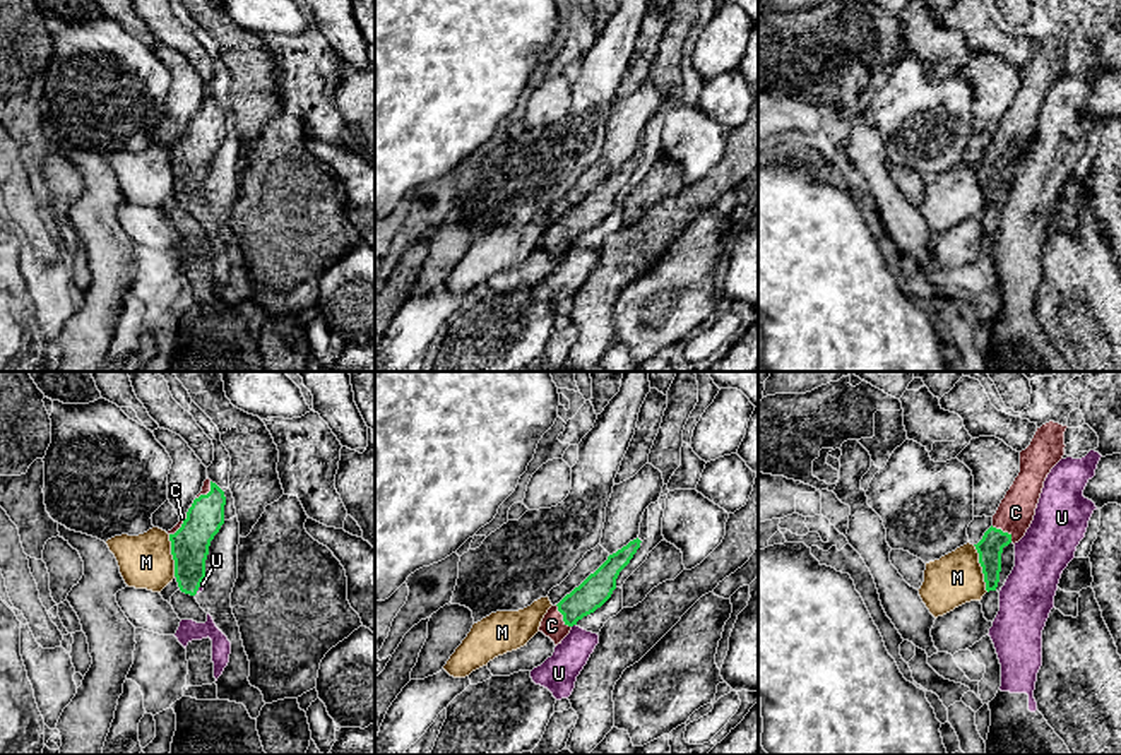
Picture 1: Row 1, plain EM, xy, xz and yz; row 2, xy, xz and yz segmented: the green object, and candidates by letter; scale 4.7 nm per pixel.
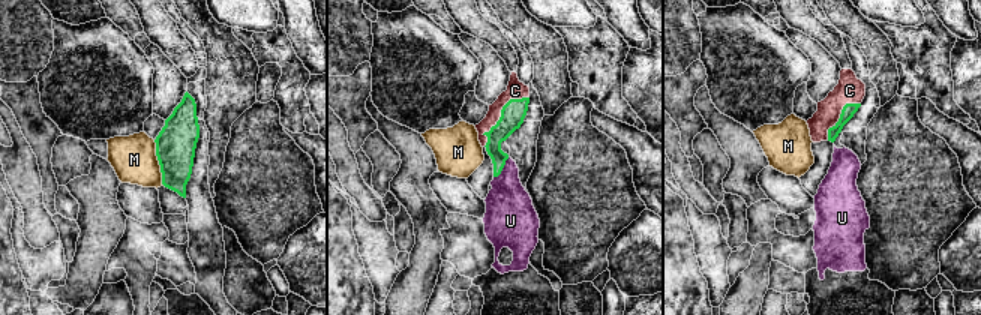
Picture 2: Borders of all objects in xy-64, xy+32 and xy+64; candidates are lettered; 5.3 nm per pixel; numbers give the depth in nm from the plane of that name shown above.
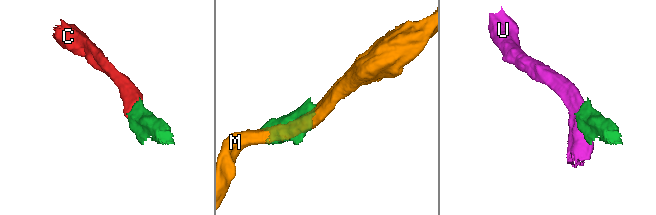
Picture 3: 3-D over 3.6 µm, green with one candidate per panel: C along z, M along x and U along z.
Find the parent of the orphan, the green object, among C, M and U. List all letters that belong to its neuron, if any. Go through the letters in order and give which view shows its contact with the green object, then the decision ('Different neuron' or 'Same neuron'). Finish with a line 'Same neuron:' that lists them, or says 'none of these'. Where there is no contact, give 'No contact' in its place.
C: Touches green in yz. Same neuron
M: Touches green in yz. Different neuron
U: Touches green in xz. Different neuron
Same neuron: C

